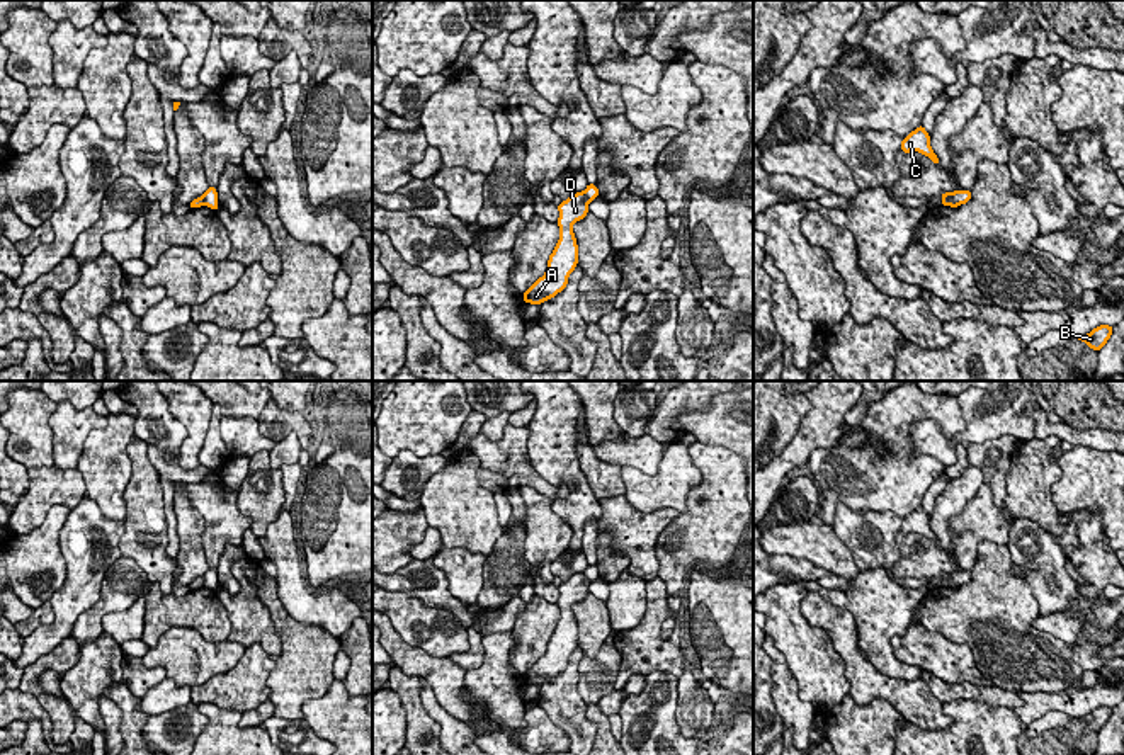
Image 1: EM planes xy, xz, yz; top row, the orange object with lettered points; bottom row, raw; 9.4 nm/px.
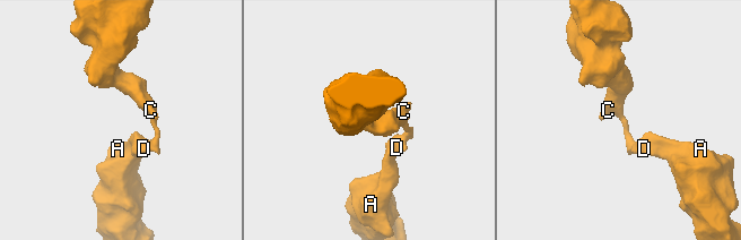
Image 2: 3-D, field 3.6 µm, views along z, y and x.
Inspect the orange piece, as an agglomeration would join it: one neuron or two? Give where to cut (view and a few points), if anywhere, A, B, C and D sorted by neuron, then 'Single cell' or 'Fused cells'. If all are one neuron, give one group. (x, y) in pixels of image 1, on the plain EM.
Split along xz (582, 573), (590, 580). Groups: A B D / C. Fused cells

